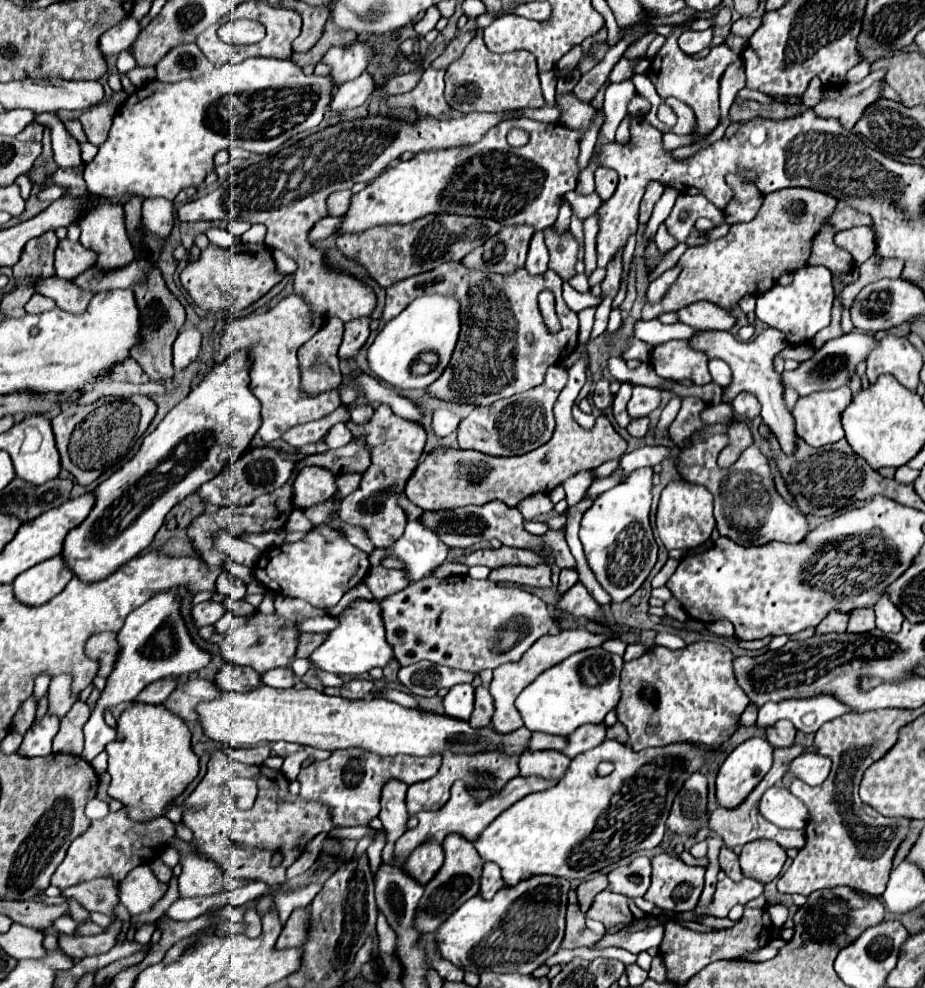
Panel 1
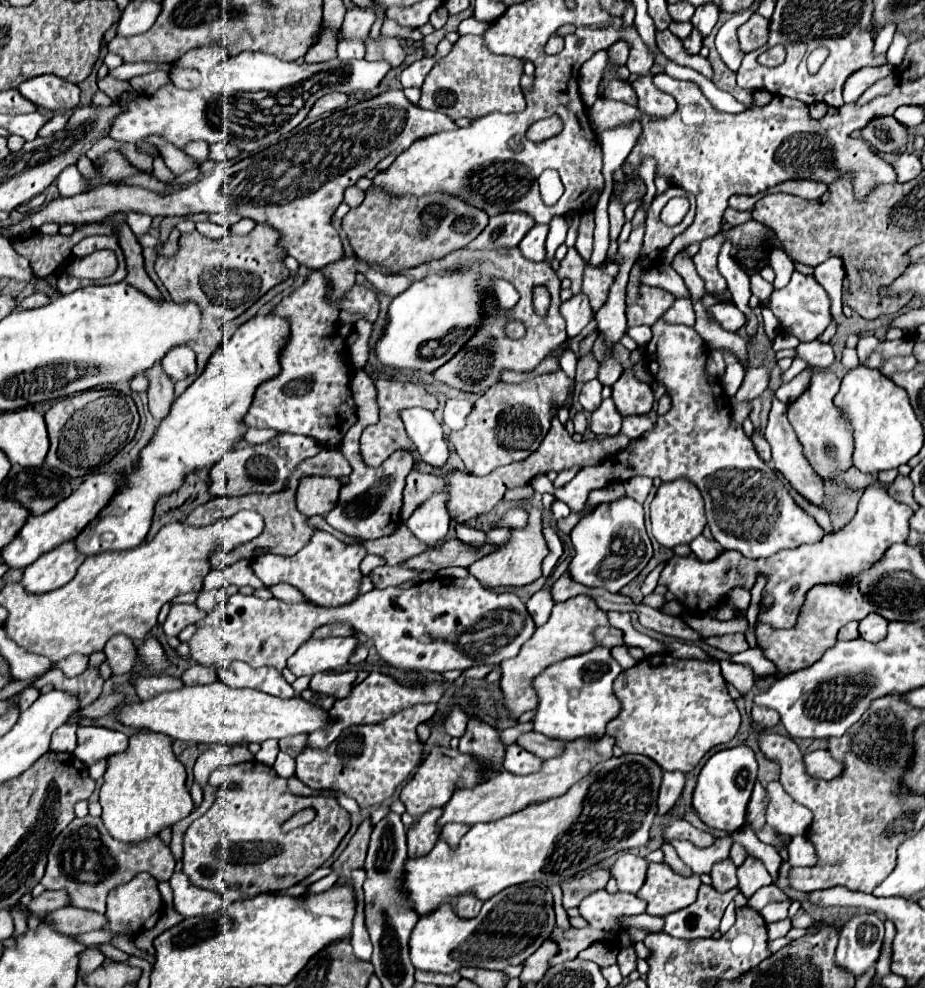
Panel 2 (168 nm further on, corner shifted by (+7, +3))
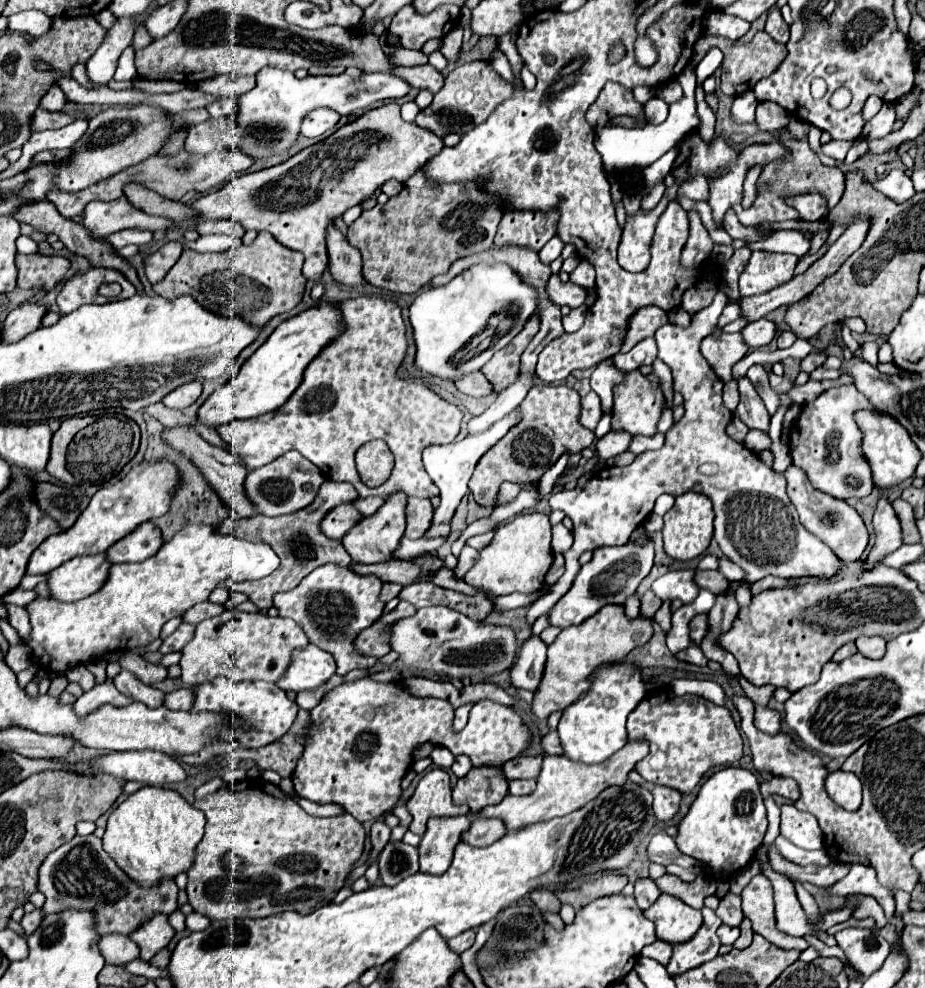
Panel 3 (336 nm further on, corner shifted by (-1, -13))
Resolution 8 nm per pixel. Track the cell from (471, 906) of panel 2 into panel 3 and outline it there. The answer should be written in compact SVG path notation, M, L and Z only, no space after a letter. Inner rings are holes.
M466 930L466 932L462 932L460 936L450 938L450 940L448 940L448 946L450 946L454 952L464 952L464 950L468 950L468 948L474 944L474 938L476 938L476 932L474 932L474 930Z

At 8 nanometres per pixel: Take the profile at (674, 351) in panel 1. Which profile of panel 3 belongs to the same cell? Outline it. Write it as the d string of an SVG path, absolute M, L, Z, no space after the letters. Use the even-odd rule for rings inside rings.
M718 290L714 302L692 316L688 328L666 324L656 332L658 358L672 370L674 390L684 396L686 414L666 432L666 442L660 450L642 452L630 466L604 468L596 472L580 490L562 490L550 496L550 508L562 510L574 522L574 544L566 558L566 572L560 580L546 588L546 592L528 610L528 622L550 612L554 604L570 590L576 572L580 570L580 554L598 546L626 544L634 528L638 528L660 494L680 496L684 492L706 494L716 512L714 540L728 560L738 564L748 582L756 582L768 574L780 578L798 576L832 576L838 570L838 560L830 546L822 544L814 534L806 532L798 520L798 512L786 496L786 480L774 474L760 458L744 444L726 434L732 412L722 404L722 380L700 354L700 342L712 334L718 316L728 304L728 296Z

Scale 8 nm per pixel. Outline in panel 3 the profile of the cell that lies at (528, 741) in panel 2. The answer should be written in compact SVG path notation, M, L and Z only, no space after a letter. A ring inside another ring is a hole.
M518 756L504 764L504 774L508 780L538 778L538 772L542 770L542 760L544 756Z

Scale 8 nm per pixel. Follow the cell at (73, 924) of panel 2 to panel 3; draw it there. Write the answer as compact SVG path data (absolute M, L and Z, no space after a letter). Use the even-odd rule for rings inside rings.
M100 936L100 952L108 964L126 964L138 956L138 946L128 936Z

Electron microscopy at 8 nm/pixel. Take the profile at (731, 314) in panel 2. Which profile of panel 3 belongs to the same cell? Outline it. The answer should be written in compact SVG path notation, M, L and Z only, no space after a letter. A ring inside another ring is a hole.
M762 318L762 320L756 320L754 324L748 324L746 328L742 328L740 334L742 334L744 342L748 344L748 348L758 348L758 346L768 344L774 338L774 332L776 332L774 322Z

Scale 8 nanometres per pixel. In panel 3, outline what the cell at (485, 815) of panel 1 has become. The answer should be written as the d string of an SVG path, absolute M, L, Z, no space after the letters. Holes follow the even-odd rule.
M634 742L626 744L618 754L610 756L604 764L578 764L568 760L566 756L546 756L544 768L538 776L538 788L528 794L528 796L512 796L508 794L500 804L484 808L482 812L470 812L470 820L474 818L500 818L506 824L506 830L518 830L522 826L530 826L536 822L546 822L556 816L566 816L578 808L582 808L586 802L594 800L604 788L624 784L628 778L628 772L634 768L638 760L642 760L648 754L648 744L646 742Z

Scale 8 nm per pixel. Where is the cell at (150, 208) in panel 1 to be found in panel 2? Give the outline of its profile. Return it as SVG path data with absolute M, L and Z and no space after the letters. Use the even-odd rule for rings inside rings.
M128 212L126 214L126 224L130 226L130 230L138 236L138 234L146 234L150 224L152 224L152 218L150 216L142 216L138 212Z

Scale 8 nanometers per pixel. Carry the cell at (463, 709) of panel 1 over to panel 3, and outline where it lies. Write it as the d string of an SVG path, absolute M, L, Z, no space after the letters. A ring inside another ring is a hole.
M456 756L456 762L452 764L452 772L454 772L458 778L466 776L470 768L472 768L472 764L470 764L470 758L468 758L468 756Z

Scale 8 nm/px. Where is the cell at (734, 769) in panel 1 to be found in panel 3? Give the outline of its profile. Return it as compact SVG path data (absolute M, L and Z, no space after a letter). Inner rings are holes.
M730 766L718 770L702 784L690 812L678 824L676 844L684 854L702 860L706 864L706 872L710 870L712 876L732 878L754 858L766 828L766 806L756 774L746 768Z

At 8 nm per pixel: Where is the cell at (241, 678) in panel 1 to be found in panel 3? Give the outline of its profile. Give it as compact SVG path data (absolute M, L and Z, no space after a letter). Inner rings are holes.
M192 688L174 690L174 692L166 694L166 700L164 700L166 708L170 708L170 710L190 710L192 702L194 702L194 690Z

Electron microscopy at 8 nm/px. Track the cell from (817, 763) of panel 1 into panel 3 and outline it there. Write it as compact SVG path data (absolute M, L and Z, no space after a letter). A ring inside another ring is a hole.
M830 772L826 776L826 792L838 806L846 810L856 810L862 802L862 782L852 772Z

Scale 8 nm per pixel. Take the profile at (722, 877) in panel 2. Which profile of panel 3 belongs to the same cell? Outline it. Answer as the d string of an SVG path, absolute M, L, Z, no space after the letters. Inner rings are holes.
M728 892L720 900L720 906L716 910L716 916L724 924L728 924L728 926L740 926L740 922L742 922L742 908L740 908L740 904L742 904L742 898L738 894Z

